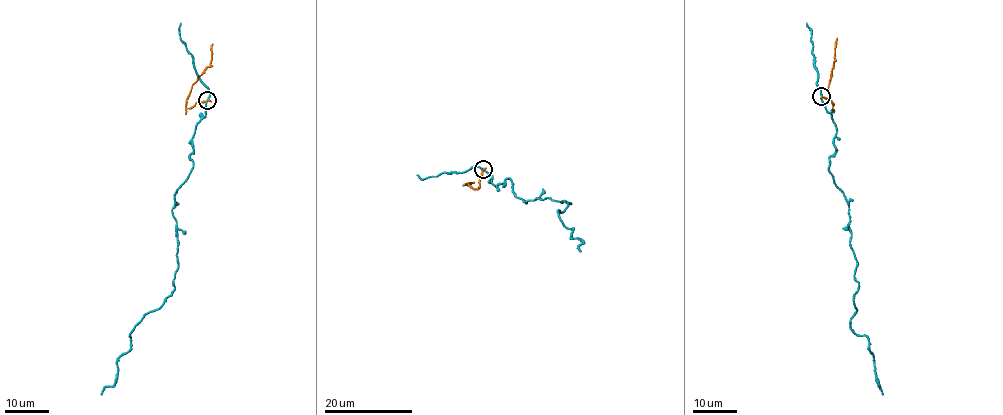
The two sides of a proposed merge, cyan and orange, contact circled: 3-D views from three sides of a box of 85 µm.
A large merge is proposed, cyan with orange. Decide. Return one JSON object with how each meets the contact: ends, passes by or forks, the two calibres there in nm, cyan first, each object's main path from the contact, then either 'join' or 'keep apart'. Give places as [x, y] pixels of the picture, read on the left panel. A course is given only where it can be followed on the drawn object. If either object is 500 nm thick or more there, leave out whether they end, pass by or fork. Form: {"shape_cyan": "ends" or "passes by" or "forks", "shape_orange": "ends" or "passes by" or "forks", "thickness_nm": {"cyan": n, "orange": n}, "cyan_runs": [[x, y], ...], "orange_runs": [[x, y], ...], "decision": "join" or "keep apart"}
{"shape_cyan": "passes by", "shape_orange": "ends", "thickness_nm": {"cyan": 200, "orange": 220}, "cyan_runs": [[207, 100], [172, 209], [174, 290], [129, 334], [117, 381], [101, 395]], "orange_runs": [[207, 100], [186, 108], [191, 89], [211, 65], [212, 43]], "decision": "keep apart"}

